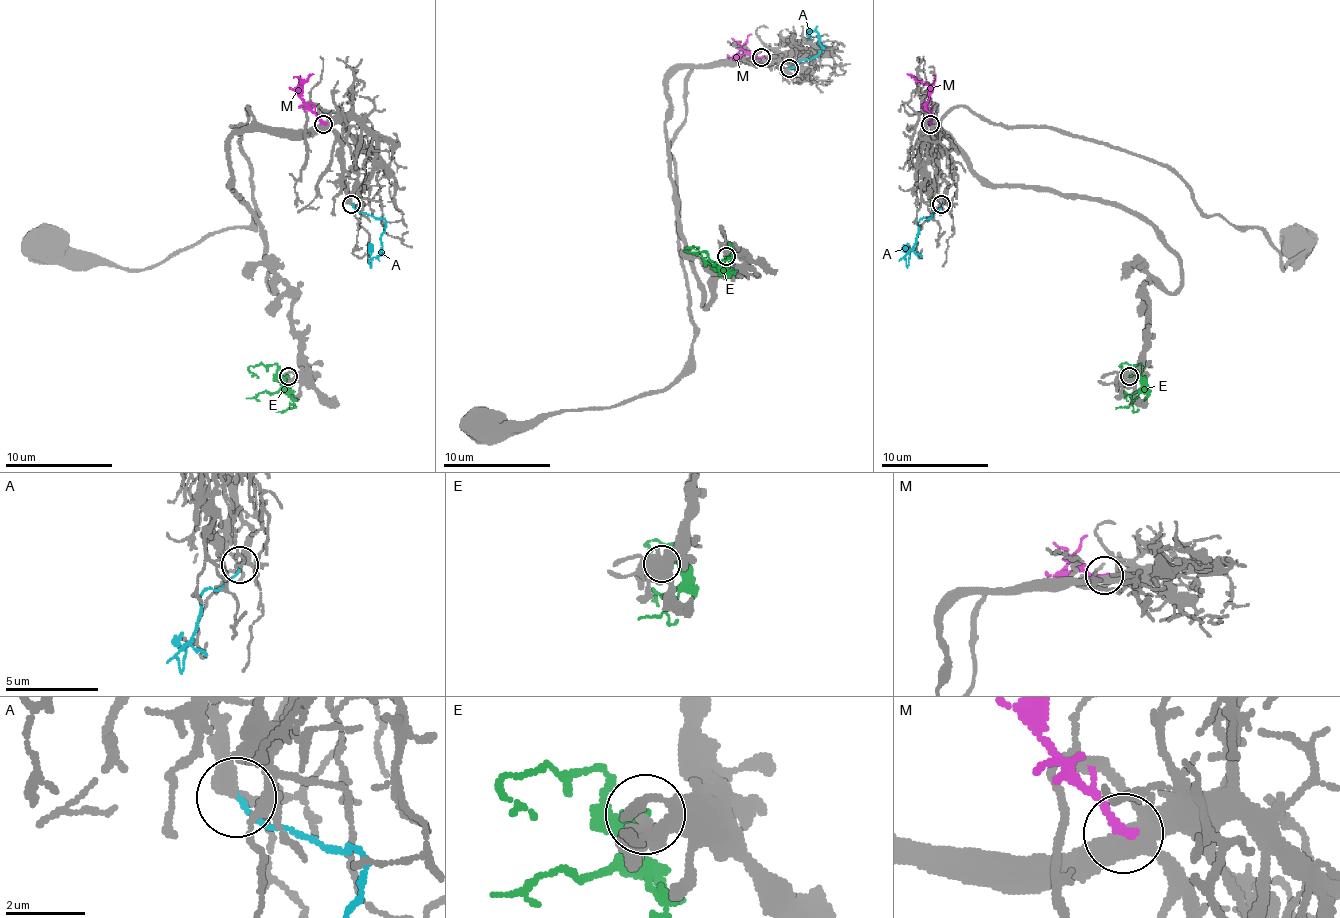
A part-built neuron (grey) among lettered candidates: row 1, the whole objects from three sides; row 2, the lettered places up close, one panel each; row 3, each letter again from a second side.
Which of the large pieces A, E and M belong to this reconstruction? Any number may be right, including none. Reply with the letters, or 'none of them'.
A

